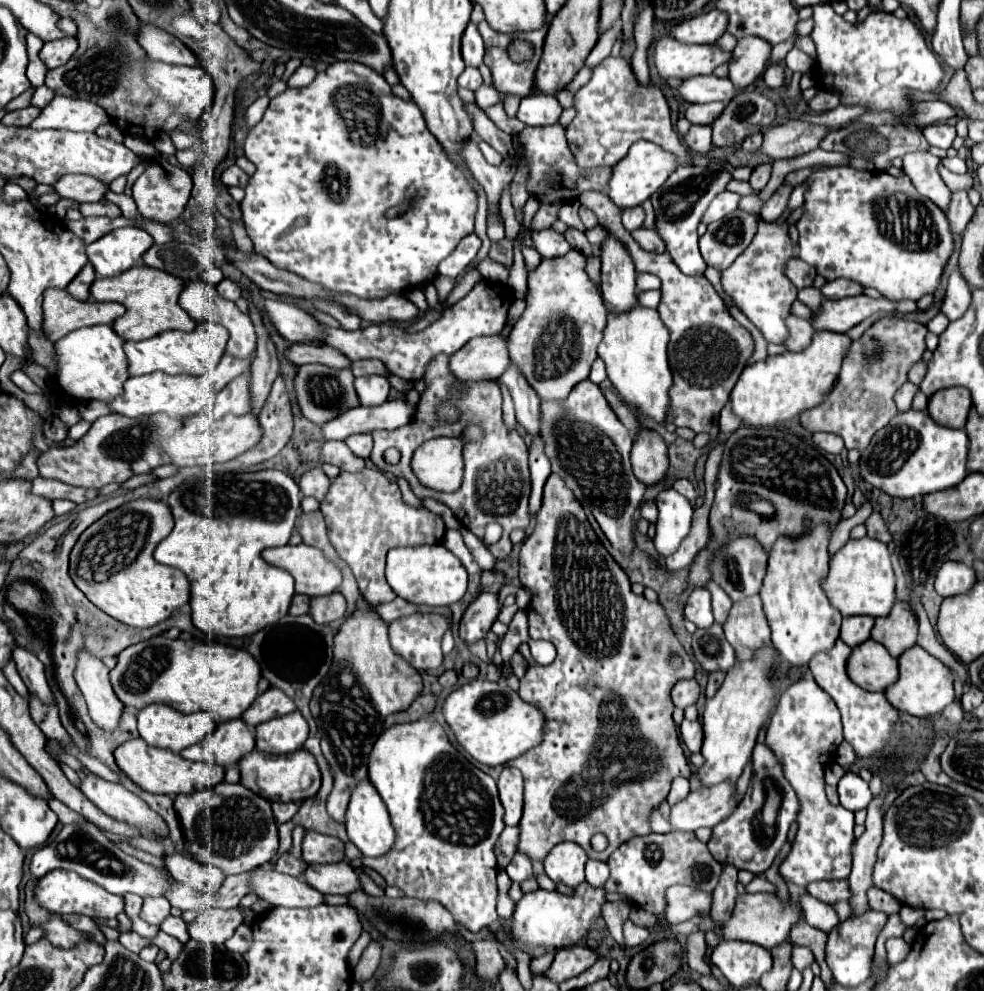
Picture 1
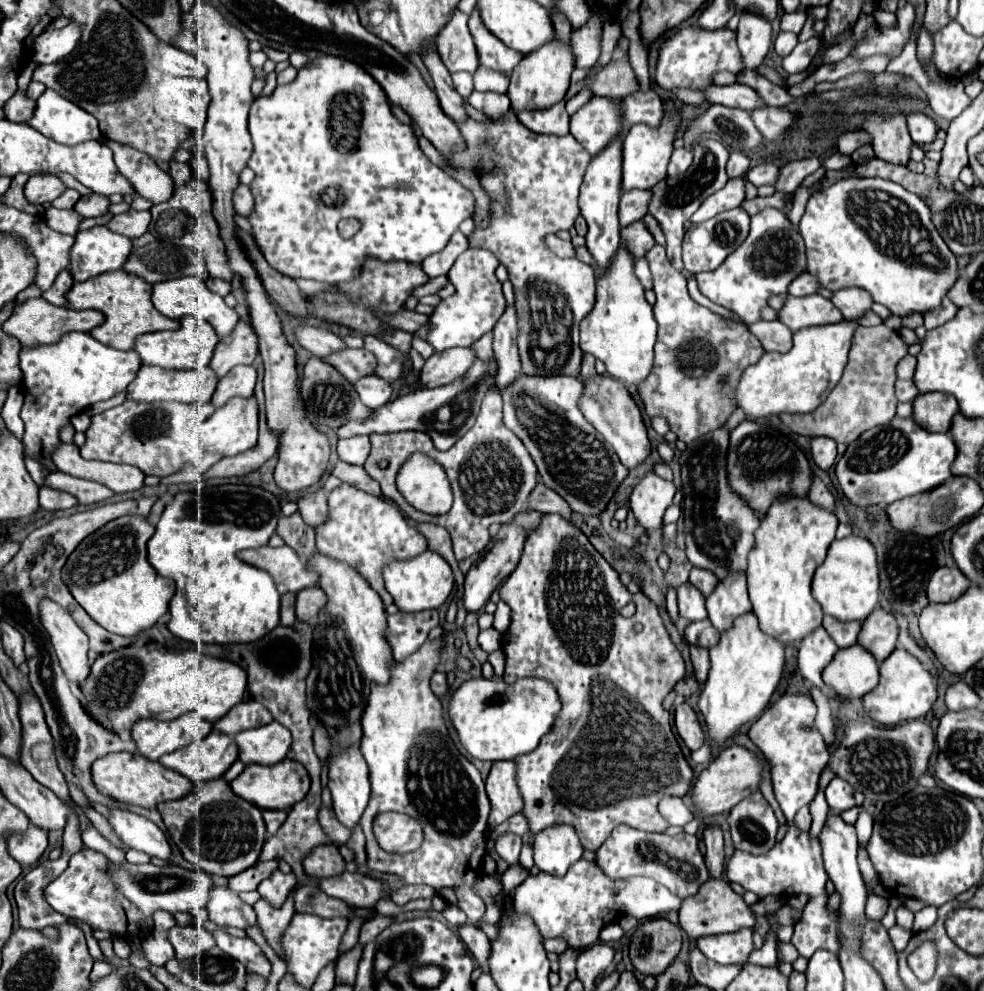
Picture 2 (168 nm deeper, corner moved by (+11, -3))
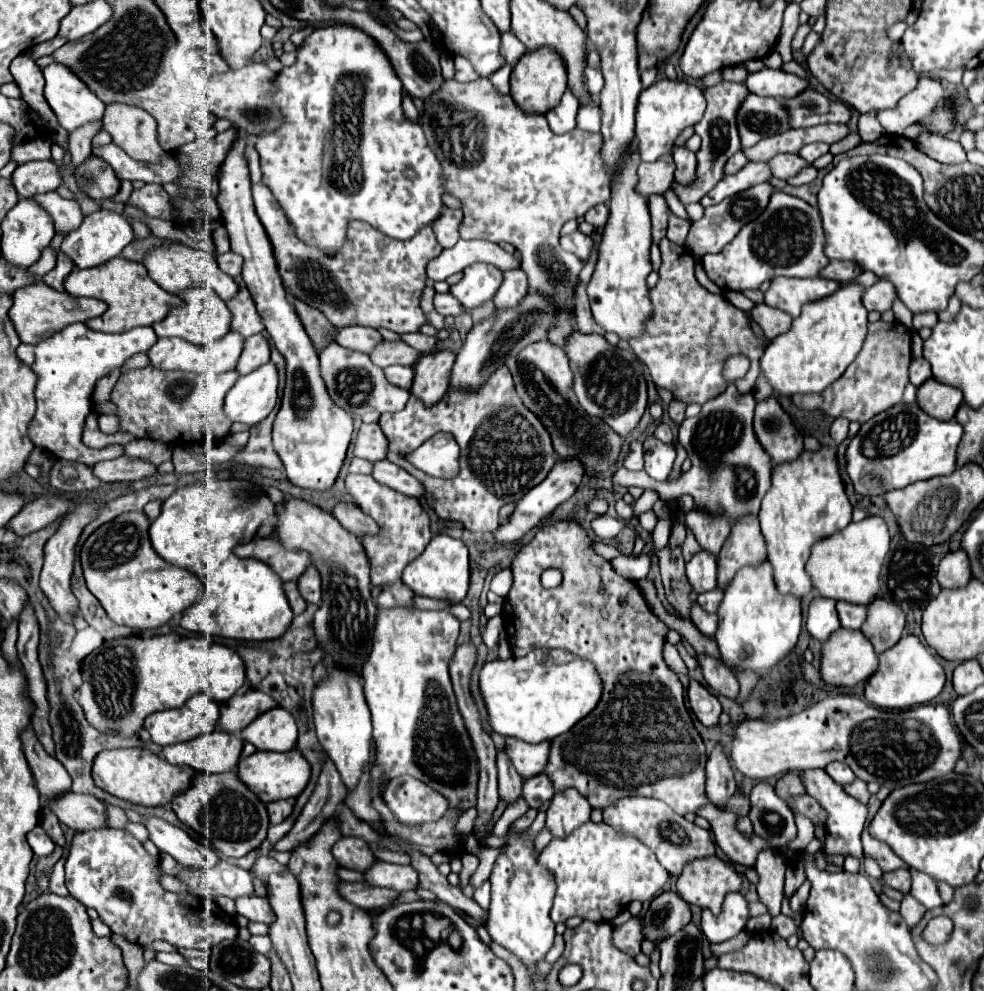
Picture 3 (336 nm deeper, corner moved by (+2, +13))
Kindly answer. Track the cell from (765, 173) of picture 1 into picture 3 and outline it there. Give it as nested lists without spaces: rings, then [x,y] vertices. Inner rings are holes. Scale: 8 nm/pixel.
[[[778,154],[778,156],[774,156],[774,160],[768,160],[768,166],[770,166],[770,170],[772,170],[772,174],[776,178],[786,180],[786,178],[794,176],[806,164],[804,164],[804,160],[800,156],[794,156],[794,154]]]

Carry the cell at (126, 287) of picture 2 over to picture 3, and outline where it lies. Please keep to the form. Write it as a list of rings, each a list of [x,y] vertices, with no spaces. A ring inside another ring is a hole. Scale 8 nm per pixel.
[[[120,256],[90,270],[74,270],[66,278],[64,286],[70,296],[100,298],[102,302],[108,304],[108,310],[102,316],[86,322],[92,330],[102,330],[102,332],[126,332],[136,326],[152,326],[154,322],[164,320],[164,316],[168,316],[172,308],[176,308],[178,304],[182,306],[182,300],[178,296],[170,296],[158,284],[154,284],[144,264],[124,260]]]

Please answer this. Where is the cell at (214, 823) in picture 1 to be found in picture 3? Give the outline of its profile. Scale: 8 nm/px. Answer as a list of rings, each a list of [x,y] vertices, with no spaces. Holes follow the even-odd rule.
[[[236,772],[224,774],[196,774],[192,786],[178,792],[172,800],[176,816],[192,830],[202,834],[218,854],[240,858],[256,850],[266,840],[270,826],[264,802],[250,790]]]

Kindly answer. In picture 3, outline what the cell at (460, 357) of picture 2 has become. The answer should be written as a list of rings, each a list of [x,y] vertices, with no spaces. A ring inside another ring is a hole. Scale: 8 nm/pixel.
[[[436,350],[426,356],[422,356],[414,368],[414,384],[412,394],[418,396],[424,404],[434,404],[440,398],[436,398],[436,386],[446,382],[446,376],[450,374],[450,368],[454,366],[456,354],[452,350]]]

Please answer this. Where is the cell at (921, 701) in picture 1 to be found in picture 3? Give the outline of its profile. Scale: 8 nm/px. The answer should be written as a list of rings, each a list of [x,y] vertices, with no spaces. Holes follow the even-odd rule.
[[[904,636],[894,648],[880,654],[880,666],[866,682],[864,698],[886,710],[902,710],[918,704],[928,704],[944,688],[944,668],[938,658],[918,640],[918,636]]]

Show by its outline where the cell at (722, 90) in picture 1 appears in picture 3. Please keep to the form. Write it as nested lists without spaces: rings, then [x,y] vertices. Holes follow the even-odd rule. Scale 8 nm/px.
[[[762,68],[760,72],[748,74],[744,84],[752,94],[772,96],[772,98],[798,96],[798,92],[806,88],[806,82],[796,74],[788,74],[784,70],[770,70],[770,68]]]

